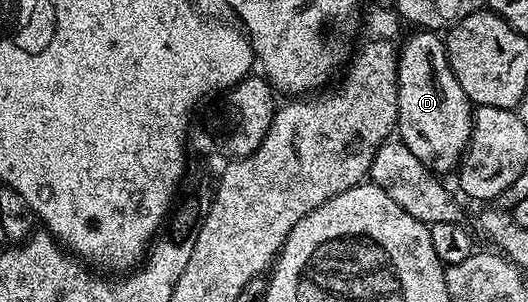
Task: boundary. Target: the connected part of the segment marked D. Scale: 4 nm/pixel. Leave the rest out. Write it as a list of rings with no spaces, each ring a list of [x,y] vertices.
[[[415,31],[415,34],[402,43],[399,49],[399,120],[397,126],[398,140],[421,159],[436,174],[444,175],[450,171],[458,170],[463,159],[463,152],[471,138],[471,118],[473,106],[465,91],[461,91],[461,83],[457,83],[457,75],[449,67],[447,58],[447,42],[438,32]]]

